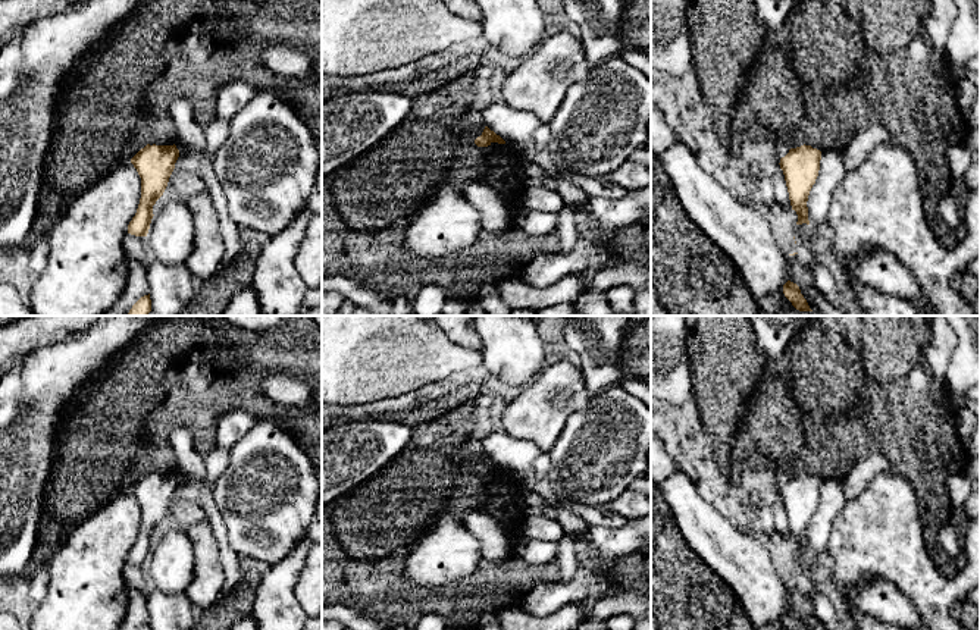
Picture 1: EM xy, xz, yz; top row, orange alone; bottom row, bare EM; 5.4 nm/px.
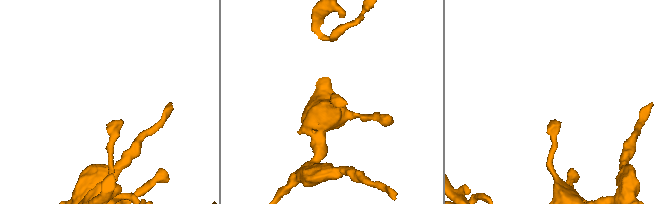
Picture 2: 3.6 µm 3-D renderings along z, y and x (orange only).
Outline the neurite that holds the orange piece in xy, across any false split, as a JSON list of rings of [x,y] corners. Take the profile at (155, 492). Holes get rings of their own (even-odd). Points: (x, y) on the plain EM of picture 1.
[[[150,474],[141,477],[131,492],[141,507],[141,527],[128,562],[147,565],[153,548],[153,535],[163,524],[179,486],[176,474]]]

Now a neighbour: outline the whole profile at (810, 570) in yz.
[[[802,552],[795,555],[793,565],[799,583],[814,584],[824,590],[830,589],[832,576],[827,571],[826,560],[817,560],[811,552]]]

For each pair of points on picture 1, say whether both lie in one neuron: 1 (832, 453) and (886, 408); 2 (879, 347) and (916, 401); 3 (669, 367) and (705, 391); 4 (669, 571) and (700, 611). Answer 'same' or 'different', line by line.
1: same
2: same
3: different
4: same

